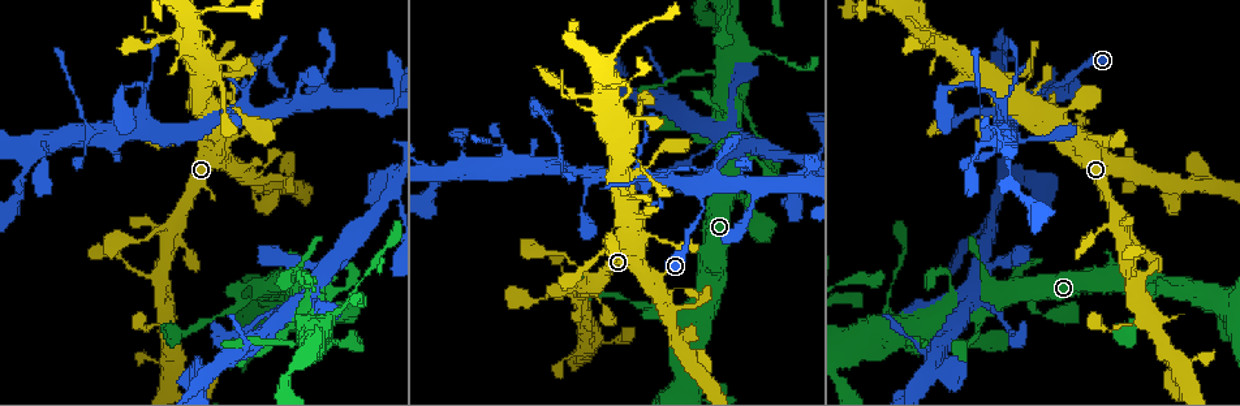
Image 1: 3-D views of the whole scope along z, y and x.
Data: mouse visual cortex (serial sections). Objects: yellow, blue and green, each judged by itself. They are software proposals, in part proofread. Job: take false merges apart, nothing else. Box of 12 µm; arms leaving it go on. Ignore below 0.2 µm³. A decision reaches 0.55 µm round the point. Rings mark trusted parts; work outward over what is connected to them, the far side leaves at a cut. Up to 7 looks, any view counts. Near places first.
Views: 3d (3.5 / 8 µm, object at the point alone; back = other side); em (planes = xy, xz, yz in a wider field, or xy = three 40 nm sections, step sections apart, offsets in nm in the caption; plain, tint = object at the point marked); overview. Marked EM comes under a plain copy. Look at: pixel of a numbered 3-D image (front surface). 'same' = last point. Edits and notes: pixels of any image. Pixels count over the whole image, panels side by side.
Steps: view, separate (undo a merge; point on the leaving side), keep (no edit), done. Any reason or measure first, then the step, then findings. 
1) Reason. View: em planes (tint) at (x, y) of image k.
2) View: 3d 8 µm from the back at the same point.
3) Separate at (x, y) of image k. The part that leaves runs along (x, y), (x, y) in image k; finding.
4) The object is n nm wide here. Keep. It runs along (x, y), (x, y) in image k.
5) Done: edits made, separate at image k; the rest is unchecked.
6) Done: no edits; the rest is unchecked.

View: 3d 8 µm at (446, 174) of image 1.

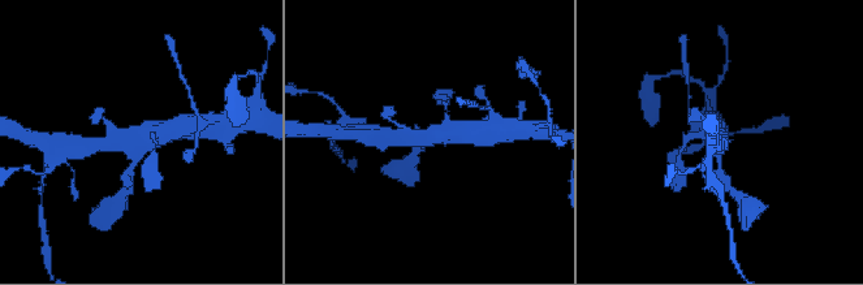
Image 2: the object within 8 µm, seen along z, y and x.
4 arms meet here; the arms are 150, 200, 400, 600 nm wide. View: em xy step 2 (tint) at (134, 142) of image 2.

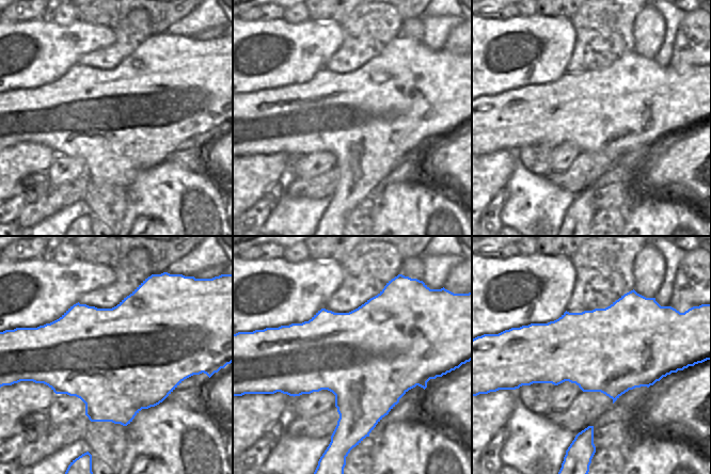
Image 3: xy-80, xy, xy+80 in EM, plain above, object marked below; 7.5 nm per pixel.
Keep. It runs along (169, 130), (136, 143), (129, 178) in image 2; all the same cell.

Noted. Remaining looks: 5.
Sharp bend. View: 3d 8 µm at (1081, 138) of image 1.

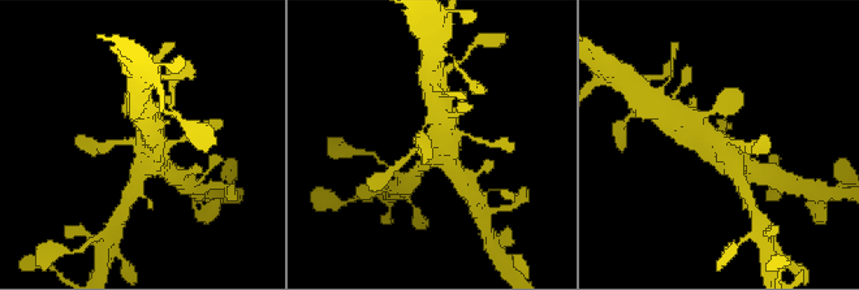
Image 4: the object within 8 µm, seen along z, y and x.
View: em xy step 3 (tint) at (721, 146) of image 4.

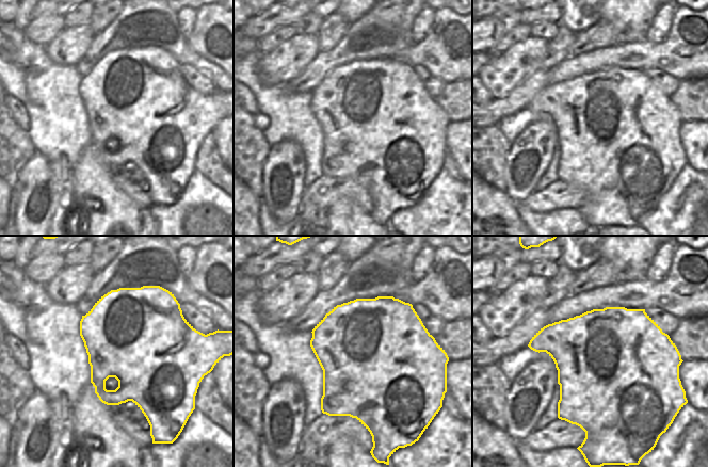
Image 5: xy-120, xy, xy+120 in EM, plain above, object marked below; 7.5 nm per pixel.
Keep. It runs along (143, 168), (154, 146), (112, 144) in image 4; all the same cell.

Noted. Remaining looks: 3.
View: 3d 3.5 µm at (377, 99) of image 1.

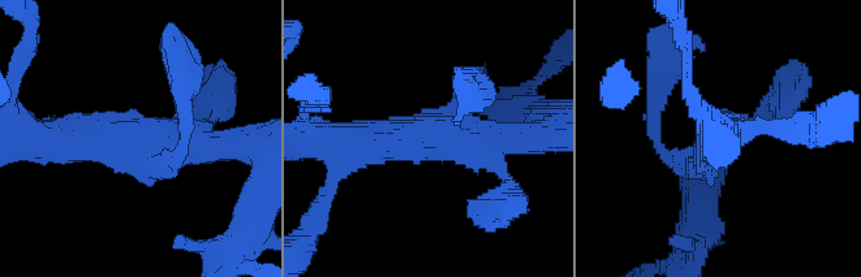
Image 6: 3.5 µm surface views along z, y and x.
Need the tissue. View: em xy step 3 (tint) at (430, 135) of image 6.

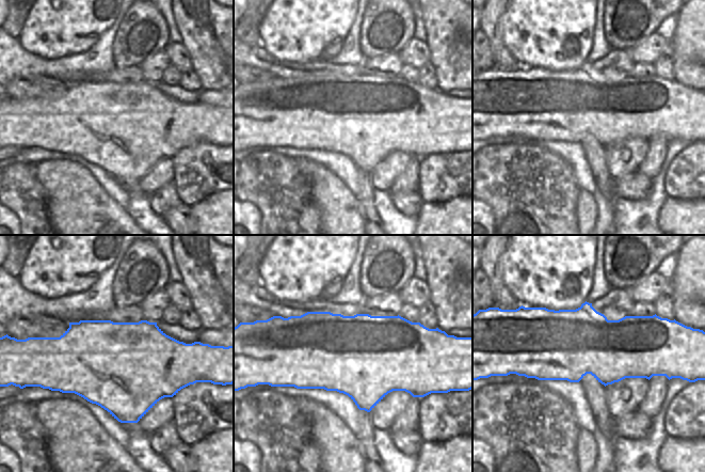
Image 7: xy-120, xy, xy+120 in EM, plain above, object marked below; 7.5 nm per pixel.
Keep. It runs along (343, 141), (439, 130), (474, 77) in image 6; one cell here.

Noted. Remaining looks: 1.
Done: no edits; the rest is unchecked.

